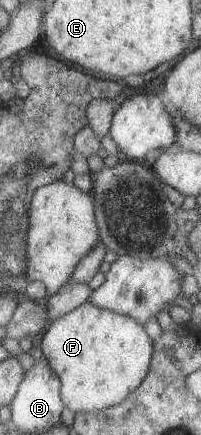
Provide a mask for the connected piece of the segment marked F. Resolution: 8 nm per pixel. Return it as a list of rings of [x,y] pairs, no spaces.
[[[90,301],[70,311],[67,315],[53,320],[38,341],[43,357],[48,359],[52,371],[58,375],[62,383],[63,405],[73,412],[100,411],[100,409],[122,403],[146,378],[154,352],[153,340],[142,323],[138,323],[134,317],[120,315],[104,307],[92,305]]]

